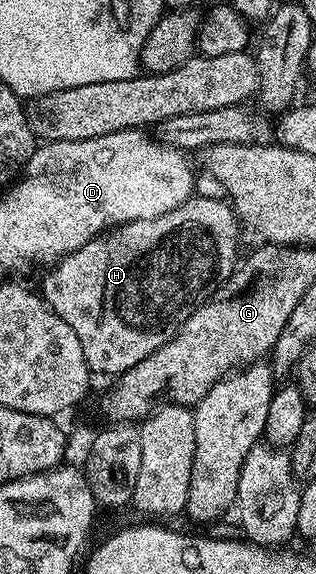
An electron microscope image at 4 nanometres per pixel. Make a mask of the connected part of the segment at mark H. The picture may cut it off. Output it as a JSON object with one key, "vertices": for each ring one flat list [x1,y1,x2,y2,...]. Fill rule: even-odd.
{"vertices":[[192,196,177,208,173,208,173,212,165,212,165,216,157,216,153,220,133,220,132,222,124,222,122,226,113,226,110,230,105,230,93,240,86,242,81,248,74,250,72,254,67,254,64,258,59,259,54,263,53,268,48,269,51,271,44,276,41,294,47,305,51,307,51,311,61,320,65,320,65,324,69,324,69,328,73,328,73,332,77,332,77,340,81,340,81,352,87,361,88,370,96,375,118,376,129,368,133,368,133,364,141,364,141,360,145,360,145,356,149,356,152,350,161,348,169,342,171,337,182,329,185,322,189,320,191,313,208,301,235,273,237,263,241,258,239,230,241,231,240,219,226,201]]}

